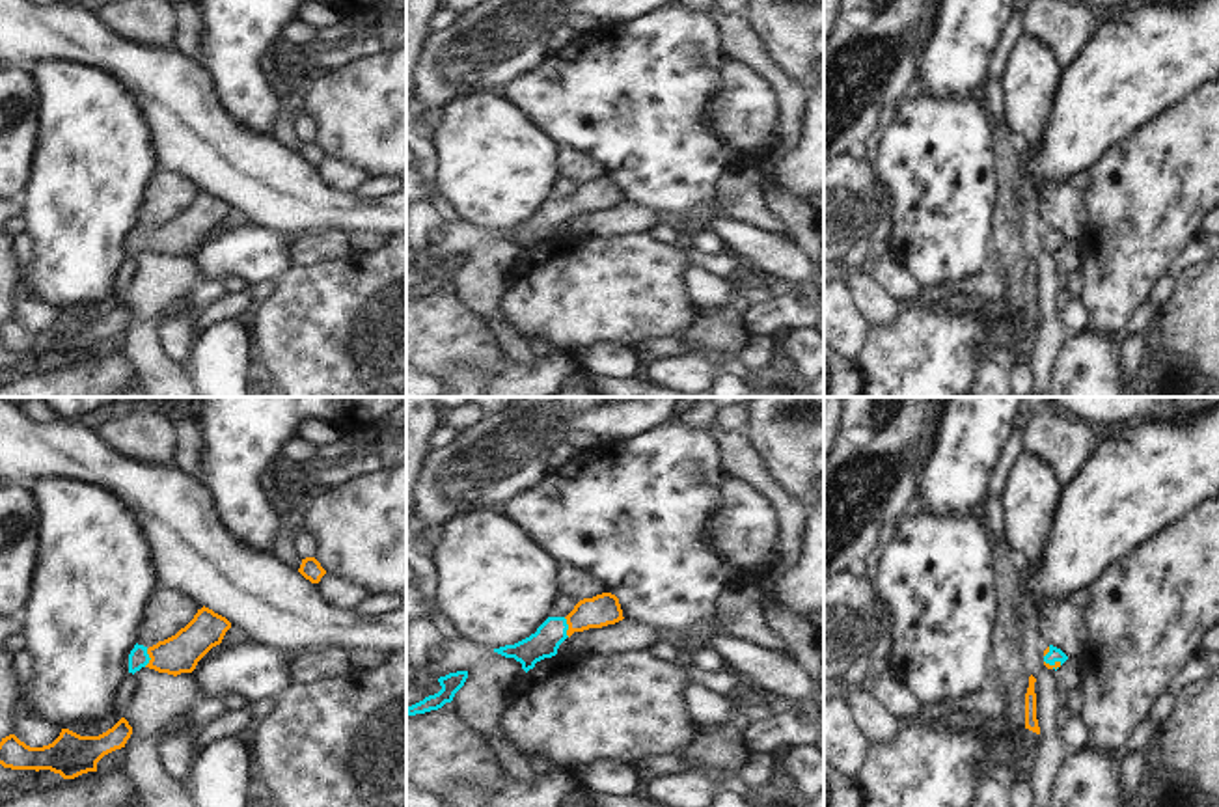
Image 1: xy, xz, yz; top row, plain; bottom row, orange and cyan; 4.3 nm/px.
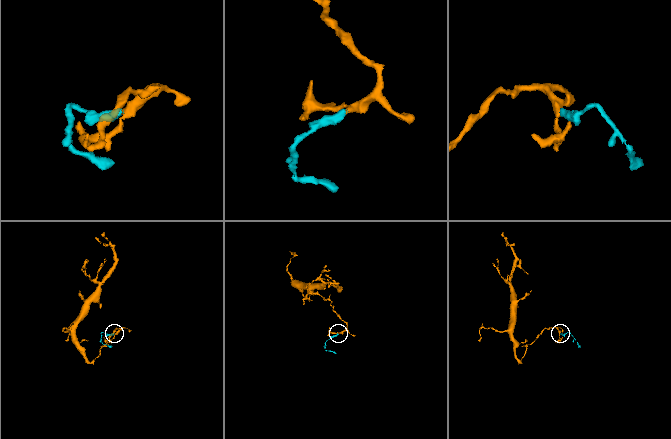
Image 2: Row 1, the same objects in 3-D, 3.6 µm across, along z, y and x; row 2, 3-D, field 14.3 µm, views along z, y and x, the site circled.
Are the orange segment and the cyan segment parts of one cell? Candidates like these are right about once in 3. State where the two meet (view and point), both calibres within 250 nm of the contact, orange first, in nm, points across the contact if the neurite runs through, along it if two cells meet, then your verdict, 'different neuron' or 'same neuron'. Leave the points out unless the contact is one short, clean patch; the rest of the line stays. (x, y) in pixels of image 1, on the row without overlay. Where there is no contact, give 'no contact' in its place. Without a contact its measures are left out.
meets orange in xz at (569, 209); 140 nm thick on the orange side, 120 nm on the other; runs through xz (601, 192), (586, 196), (569, 209), (552, 215); same neuron

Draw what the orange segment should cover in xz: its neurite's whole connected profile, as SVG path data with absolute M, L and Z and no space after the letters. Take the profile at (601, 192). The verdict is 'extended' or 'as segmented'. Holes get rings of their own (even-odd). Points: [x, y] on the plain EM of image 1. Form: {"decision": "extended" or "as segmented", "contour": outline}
{"decision": "extended", "contour": "M602 175L580 183L567 199L548 199L529 220L494 231L494 235L514 240L527 255L537 244L555 239L559 227L574 214L602 211L623 201L619 181L611 175Z"}

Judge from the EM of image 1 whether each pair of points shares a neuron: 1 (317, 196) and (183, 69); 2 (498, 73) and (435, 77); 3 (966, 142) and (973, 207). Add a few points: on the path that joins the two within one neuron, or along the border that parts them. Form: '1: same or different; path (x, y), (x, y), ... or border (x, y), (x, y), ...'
1: same; path (278, 189), (196, 109)
2: same; path (483, 73), (450, 73)
3: same; path (966, 159), (966, 191)

